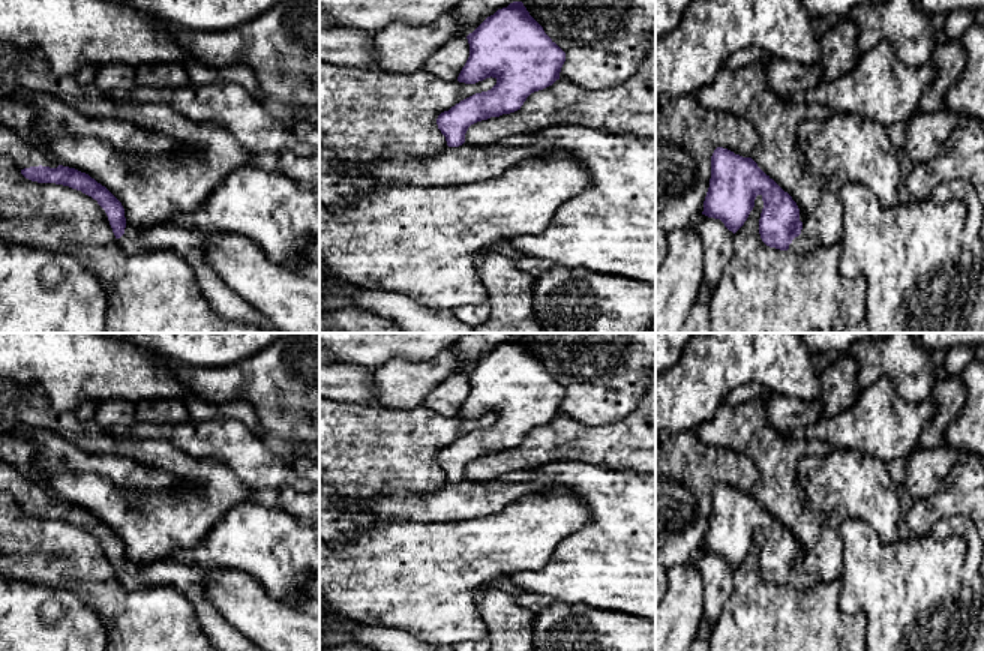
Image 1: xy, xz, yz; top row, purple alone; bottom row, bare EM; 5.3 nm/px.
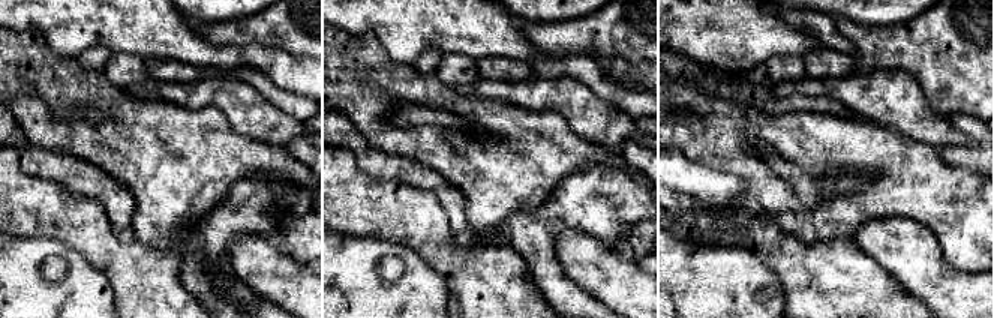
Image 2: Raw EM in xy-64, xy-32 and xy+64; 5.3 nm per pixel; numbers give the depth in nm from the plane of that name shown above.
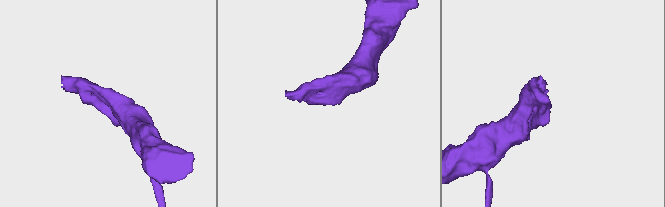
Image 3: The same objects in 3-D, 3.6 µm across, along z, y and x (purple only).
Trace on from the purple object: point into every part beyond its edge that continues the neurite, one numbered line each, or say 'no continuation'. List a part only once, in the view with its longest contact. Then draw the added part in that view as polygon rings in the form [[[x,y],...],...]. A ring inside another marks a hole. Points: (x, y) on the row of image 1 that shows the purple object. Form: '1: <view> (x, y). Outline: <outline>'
1: xy (24, 153). Outline: [[[10,132],[8,138],[0,140],[0,154],[9,154],[20,170],[30,166],[57,168],[60,164],[48,158],[34,142],[21,140]]]

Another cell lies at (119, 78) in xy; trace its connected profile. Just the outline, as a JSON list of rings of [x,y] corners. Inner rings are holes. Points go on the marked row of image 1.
[[[124,63],[100,64],[98,68],[93,84],[99,87],[104,93],[128,93],[138,86],[135,78],[135,68]]]

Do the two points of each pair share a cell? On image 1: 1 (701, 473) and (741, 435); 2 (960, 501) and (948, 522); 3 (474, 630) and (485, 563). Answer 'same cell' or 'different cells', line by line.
1: different cells
2: different cells
3: same cell

